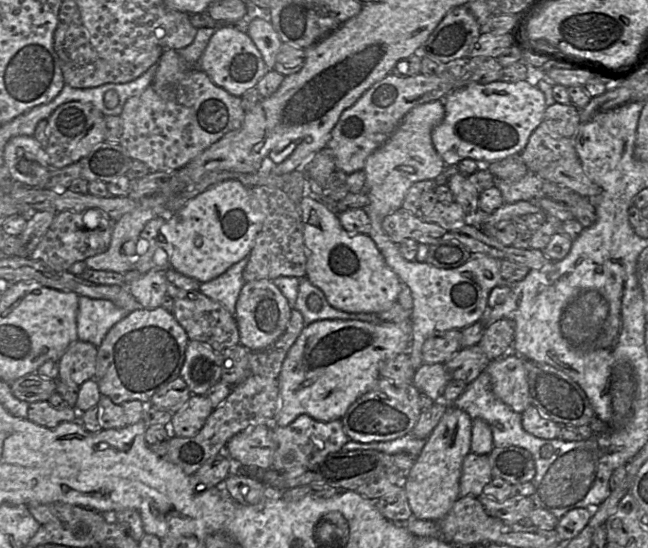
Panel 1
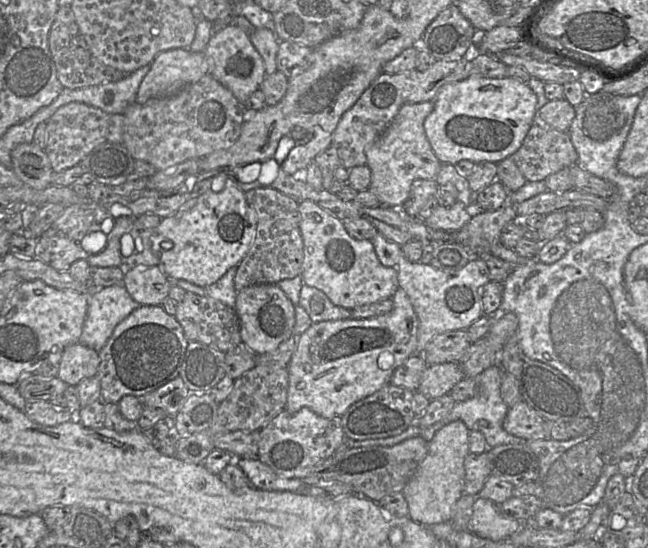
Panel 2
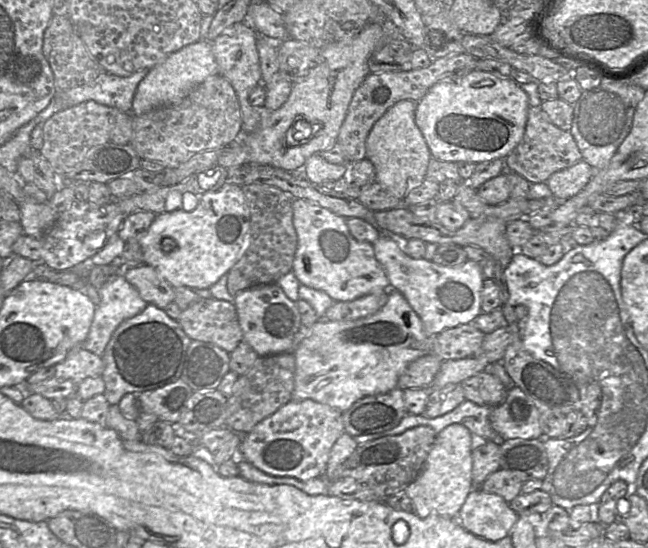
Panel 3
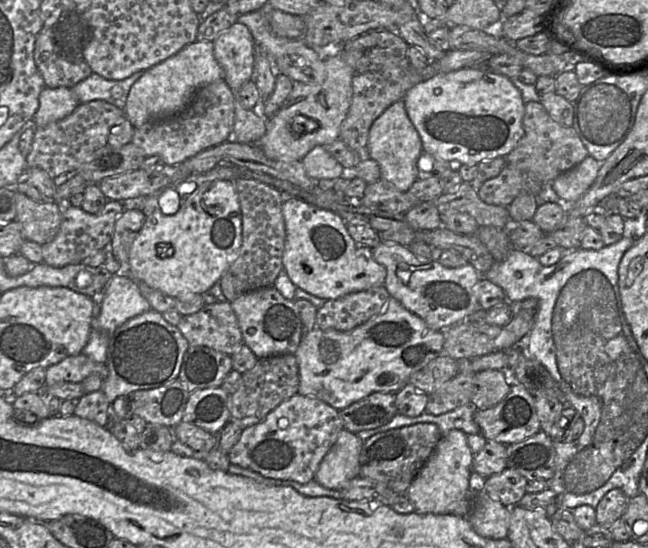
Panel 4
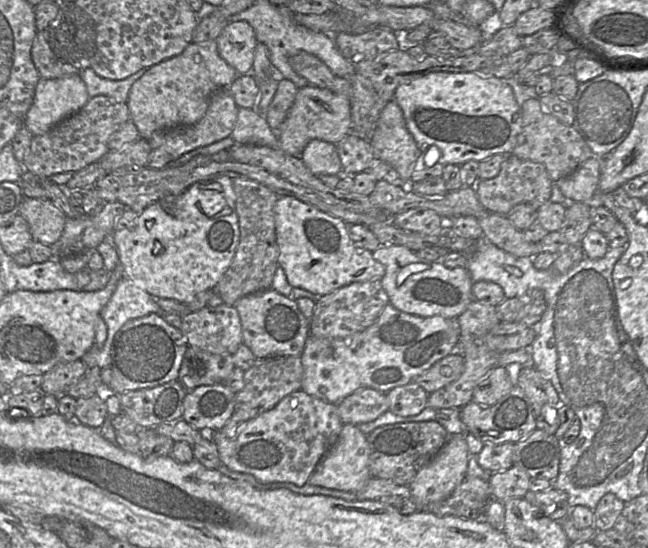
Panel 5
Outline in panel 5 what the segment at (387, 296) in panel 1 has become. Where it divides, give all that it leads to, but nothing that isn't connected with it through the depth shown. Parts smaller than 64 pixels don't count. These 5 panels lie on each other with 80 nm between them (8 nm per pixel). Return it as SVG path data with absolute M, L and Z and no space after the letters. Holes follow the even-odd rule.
M288 195L278 197L274 214L278 264L292 287L323 296L354 282L380 280L384 276L385 266L372 257L372 252L351 240L347 224L340 218Z

